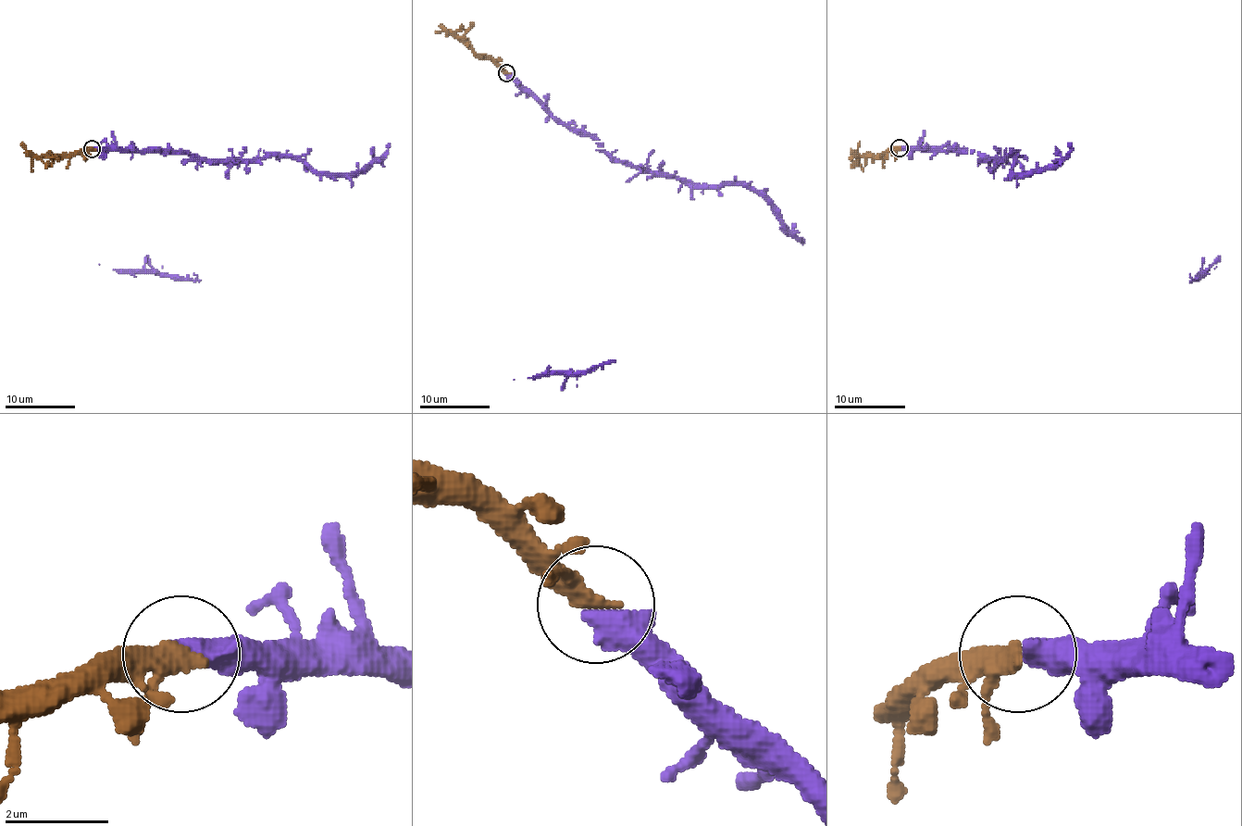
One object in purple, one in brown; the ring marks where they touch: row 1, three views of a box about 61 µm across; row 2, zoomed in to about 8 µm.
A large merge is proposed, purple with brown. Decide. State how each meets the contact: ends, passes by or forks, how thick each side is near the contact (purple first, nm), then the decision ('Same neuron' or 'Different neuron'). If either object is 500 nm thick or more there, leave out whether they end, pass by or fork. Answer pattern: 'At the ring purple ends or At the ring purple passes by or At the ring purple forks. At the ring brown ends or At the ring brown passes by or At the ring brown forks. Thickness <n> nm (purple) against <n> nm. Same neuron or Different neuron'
Thickness 500 nm (purple) against 320 nm. Same neuron

